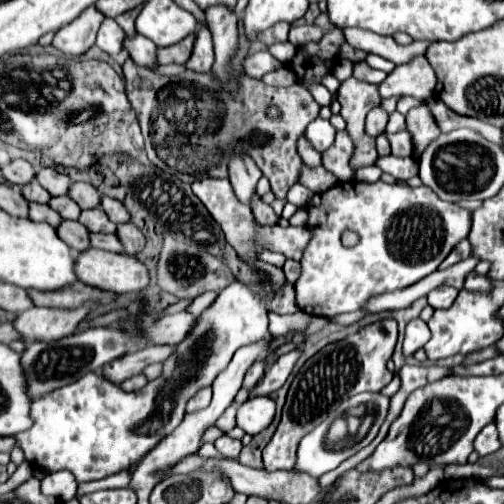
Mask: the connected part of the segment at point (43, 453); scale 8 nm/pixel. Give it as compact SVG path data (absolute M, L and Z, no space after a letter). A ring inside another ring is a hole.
M236 281L228 285L224 291L220 291L218 299L204 313L198 315L198 321L192 333L180 345L176 345L176 353L164 361L162 377L158 377L156 381L150 381L138 393L126 393L119 385L104 381L96 373L88 373L80 377L80 381L74 381L72 385L54 389L52 393L46 393L44 397L36 397L32 401L34 425L16 435L18 445L22 447L26 461L30 465L50 469L50 471L66 469L76 477L78 483L104 479L108 475L124 471L130 467L130 463L146 455L156 443L160 443L166 435L170 435L182 423L186 401L194 397L196 391L200 391L202 387L212 385L214 377L224 369L224 365L228 365L236 349L262 341L266 337L266 331L268 331L268 313L262 301L256 299L250 287Z

